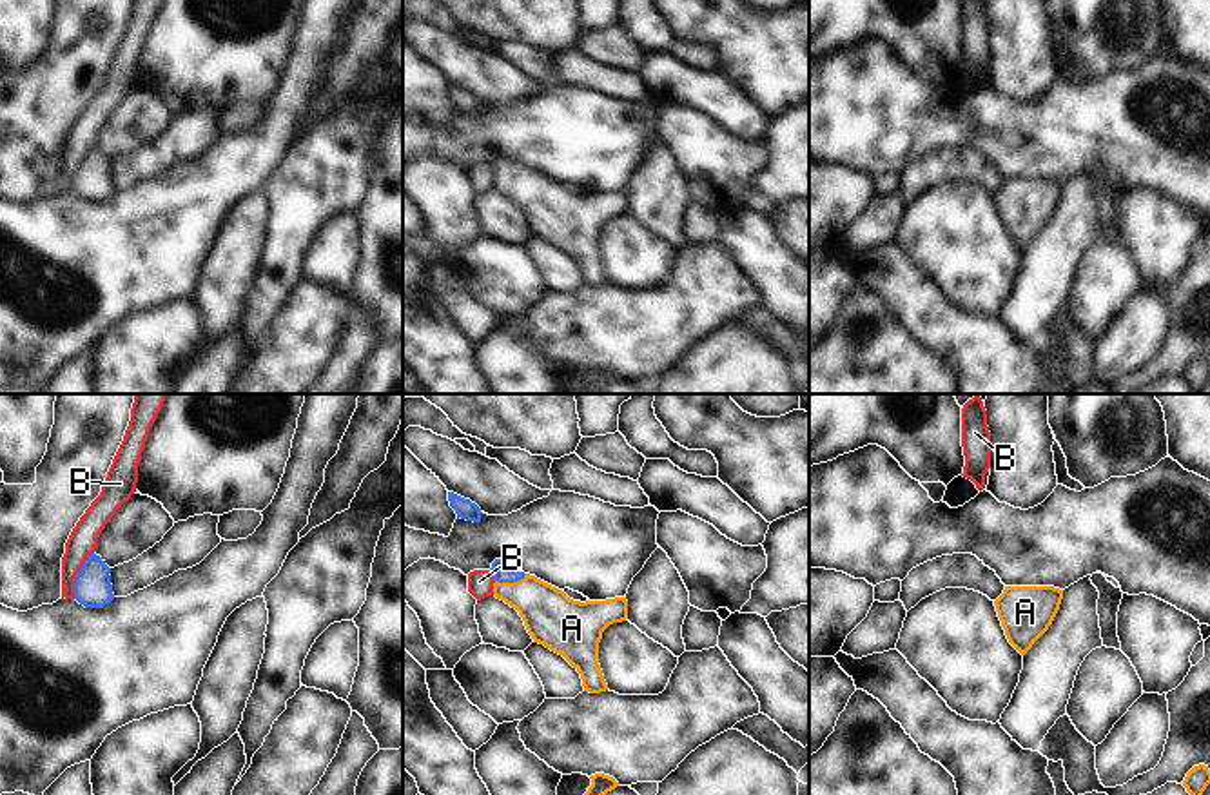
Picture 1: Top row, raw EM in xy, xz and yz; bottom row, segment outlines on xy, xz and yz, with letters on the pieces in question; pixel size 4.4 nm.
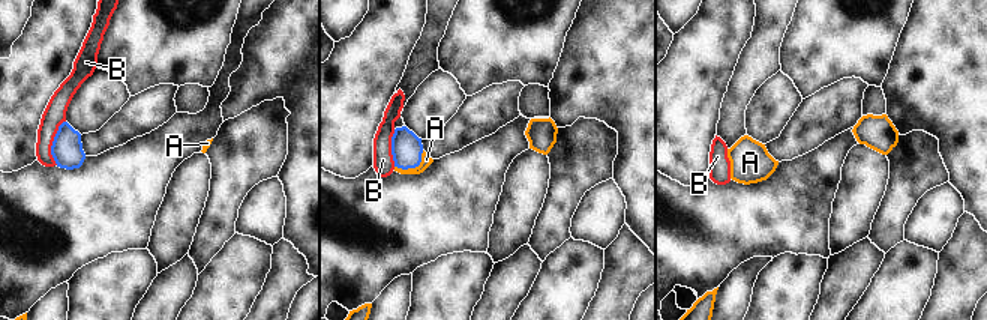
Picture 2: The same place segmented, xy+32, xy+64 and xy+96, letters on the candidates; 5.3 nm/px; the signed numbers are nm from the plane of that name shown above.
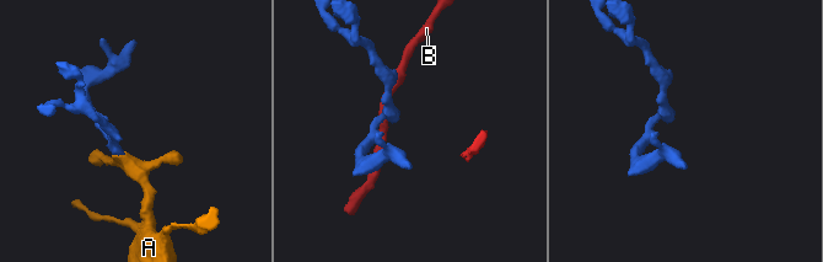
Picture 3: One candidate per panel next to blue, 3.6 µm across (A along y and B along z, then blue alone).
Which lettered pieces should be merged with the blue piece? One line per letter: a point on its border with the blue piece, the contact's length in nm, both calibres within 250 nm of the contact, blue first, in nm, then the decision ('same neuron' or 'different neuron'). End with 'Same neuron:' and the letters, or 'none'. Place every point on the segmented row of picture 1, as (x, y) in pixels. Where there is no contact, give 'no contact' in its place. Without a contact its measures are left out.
A: meets blue in xz at (510, 581); contact 150 nm long; 100 nm thick on the blue side, 240 nm on the other; same neuron
B: meets blue in xy at (77, 576); contact 220 nm long; 170 nm thick on the blue side, 130 nm on the other; different neuron
Same neuron: A

